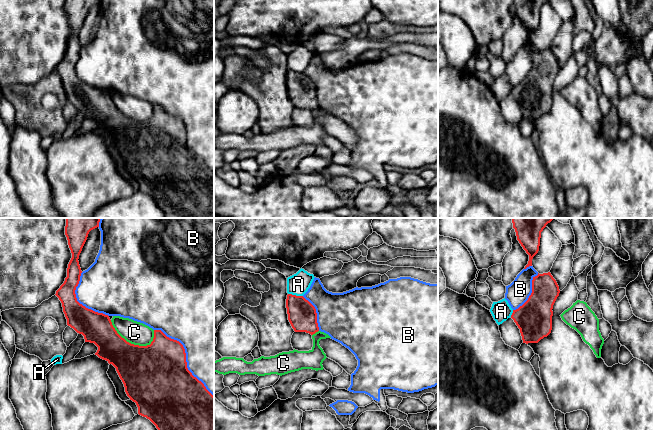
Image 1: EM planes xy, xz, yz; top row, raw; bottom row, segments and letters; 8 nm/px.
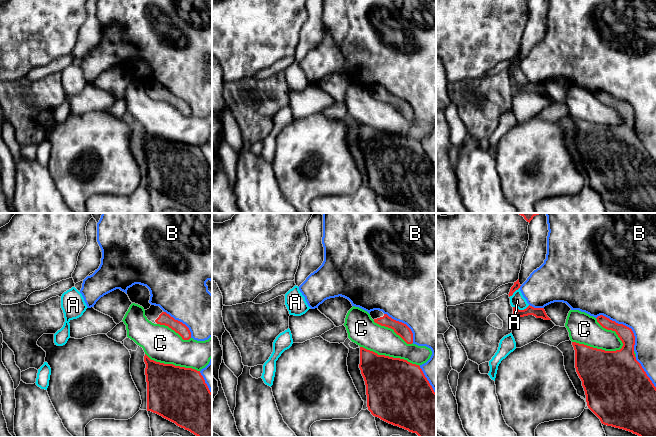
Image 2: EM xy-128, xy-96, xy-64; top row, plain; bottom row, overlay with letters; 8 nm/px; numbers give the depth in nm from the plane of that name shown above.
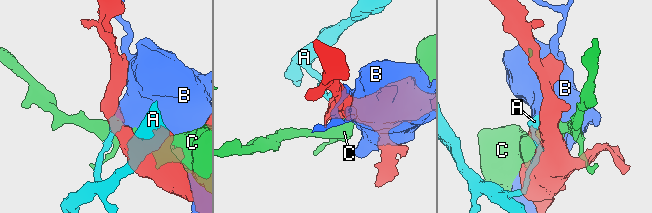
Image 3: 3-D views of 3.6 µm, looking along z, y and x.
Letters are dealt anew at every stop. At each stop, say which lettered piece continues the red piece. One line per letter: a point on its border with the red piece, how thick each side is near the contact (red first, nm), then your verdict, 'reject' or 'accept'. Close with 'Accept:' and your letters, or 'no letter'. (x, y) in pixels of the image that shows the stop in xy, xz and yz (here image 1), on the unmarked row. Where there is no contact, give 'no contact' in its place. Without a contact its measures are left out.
A: meets red in xz at (295, 71); 220 nm thick on the red side, 180 nm on the other; reject
B: meets red in xy at (185, 133); 480 nm thick on the red side, 480 nm on the other; reject
C: meets red in xy at (128, 118); 380 nm thick on the red side, 180 nm on the other; reject
Accept: no letter

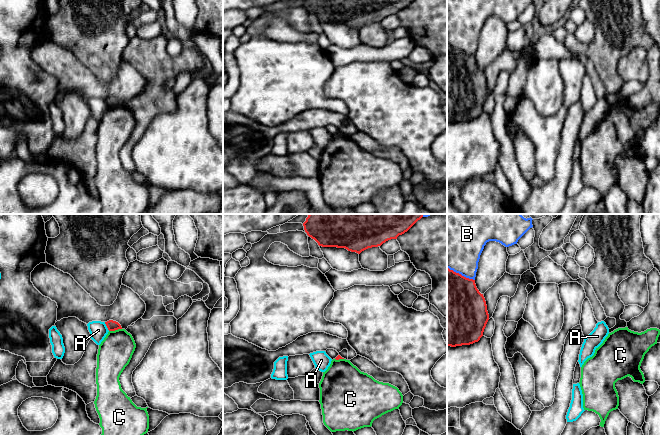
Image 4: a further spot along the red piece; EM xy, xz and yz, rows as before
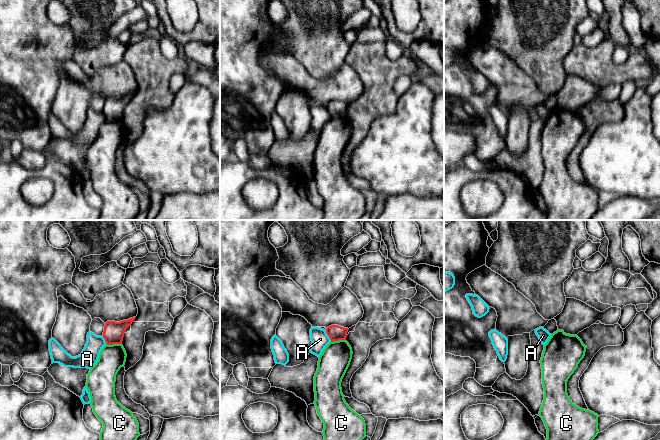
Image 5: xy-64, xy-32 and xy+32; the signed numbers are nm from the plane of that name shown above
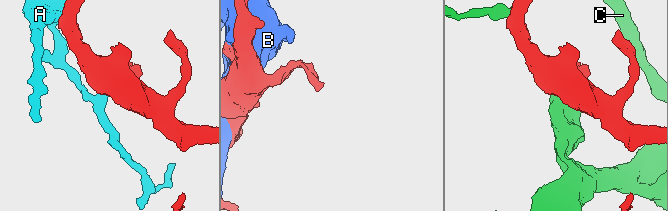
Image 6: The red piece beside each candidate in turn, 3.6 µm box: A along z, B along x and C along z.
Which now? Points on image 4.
A: meets red in xy at (106, 101); 80 nm thick on the red side, 140 nm on the other; reject
B: meets red in yz at (460, 50); 500 nm thick on the red side, 380 nm on the other; reject
C: meets red in xy at (115, 105); 80 nm thick on the red side, 280 nm on the other; reject
Accept: no letter

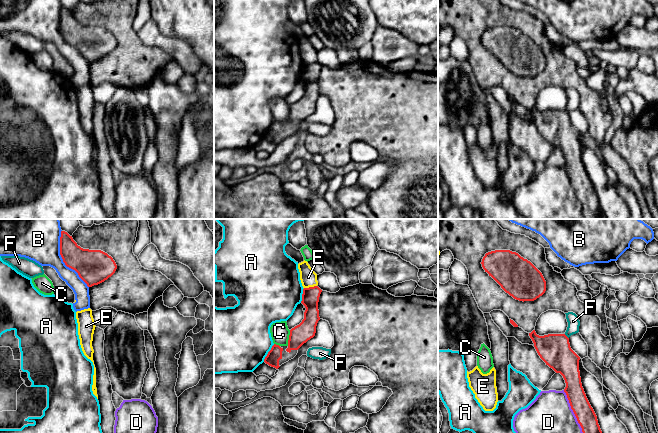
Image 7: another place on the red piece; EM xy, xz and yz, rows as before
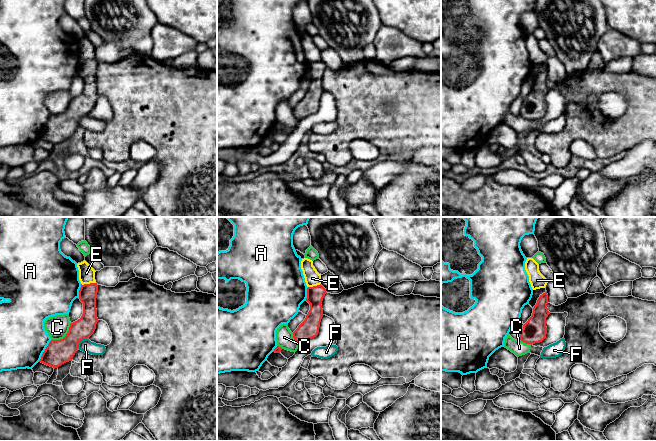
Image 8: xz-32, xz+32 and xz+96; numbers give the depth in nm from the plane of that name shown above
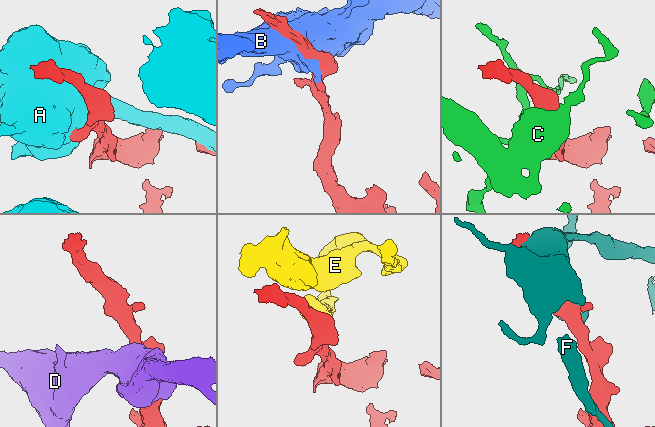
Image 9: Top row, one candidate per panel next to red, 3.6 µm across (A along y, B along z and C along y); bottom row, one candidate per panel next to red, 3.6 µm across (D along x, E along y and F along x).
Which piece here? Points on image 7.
A: meets red in xz at (268, 129); 110 nm thick on the red side, 480 nm on the other; reject
B: meets red in xy at (63, 36); 280 nm thick on the red side, 300 nm on the other; reject
C: meets red in xz at (289, 114); 160 nm thick on the red side, 150 nm on the other; reject
D: meets red in yz at (575, 191); 160 nm thick on the red side, 460 nm on the other; reject
E: meets red in xz at (310, 63); 140 nm thick on the red side, 140 nm on the other; reject
F: meets red in yz at (566, 112); 260 nm thick on the red side, 100 nm on the other; reject
Accept: no letter

